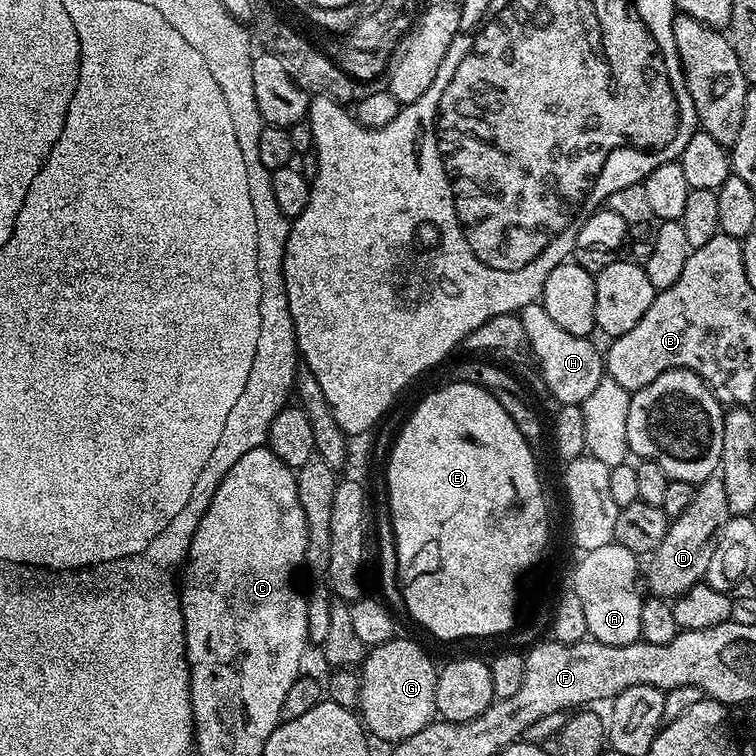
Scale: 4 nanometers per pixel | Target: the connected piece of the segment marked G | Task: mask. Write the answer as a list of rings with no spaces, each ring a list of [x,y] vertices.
[[[393,638],[376,648],[368,648],[362,665],[358,715],[369,735],[395,746],[433,723],[436,710],[438,664],[412,640]]]

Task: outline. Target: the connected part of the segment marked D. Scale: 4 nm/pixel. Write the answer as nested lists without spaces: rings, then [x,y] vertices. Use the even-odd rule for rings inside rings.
[[[713,478],[697,484],[694,498],[690,498],[690,506],[686,506],[686,510],[682,510],[682,514],[669,523],[666,538],[662,538],[656,547],[657,562],[646,575],[647,591],[653,596],[661,596],[663,600],[675,601],[677,596],[701,583],[706,574],[706,562],[710,562],[712,542],[729,515],[726,490],[720,479]]]

